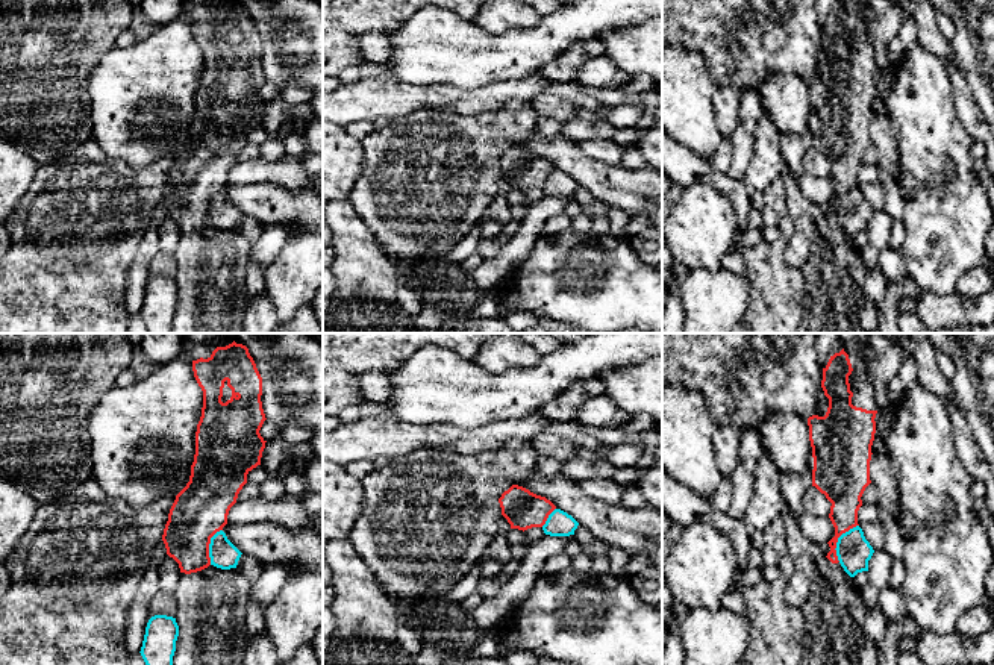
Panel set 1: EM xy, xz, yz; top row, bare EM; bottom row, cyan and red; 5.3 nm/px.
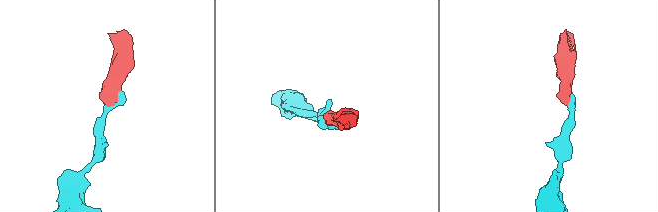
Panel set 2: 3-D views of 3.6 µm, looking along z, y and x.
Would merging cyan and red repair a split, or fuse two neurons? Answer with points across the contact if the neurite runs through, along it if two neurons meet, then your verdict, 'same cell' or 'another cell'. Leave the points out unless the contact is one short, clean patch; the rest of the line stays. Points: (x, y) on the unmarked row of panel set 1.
border yz (858, 185), (838, 199), (835, 209), (838, 221); another cell

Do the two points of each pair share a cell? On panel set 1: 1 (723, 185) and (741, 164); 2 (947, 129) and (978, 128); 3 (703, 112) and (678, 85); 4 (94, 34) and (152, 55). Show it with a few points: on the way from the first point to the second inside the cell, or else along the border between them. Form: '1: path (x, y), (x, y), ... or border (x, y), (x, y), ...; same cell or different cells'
1: border (726, 173), (740, 181); different cells
2: border (953, 94), (956, 117), (975, 140); different cells
3: path (697, 106), (682, 91); same cell
4: border (114, 46), (100, 58), (91, 73); different cells

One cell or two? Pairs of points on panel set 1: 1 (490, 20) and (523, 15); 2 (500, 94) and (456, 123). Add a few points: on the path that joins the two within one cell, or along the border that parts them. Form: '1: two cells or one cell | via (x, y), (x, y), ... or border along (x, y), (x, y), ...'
1: one cell | via (497, 15), (515, 15)
2: two cells | border along (500, 108), (478, 115), (452, 115)

